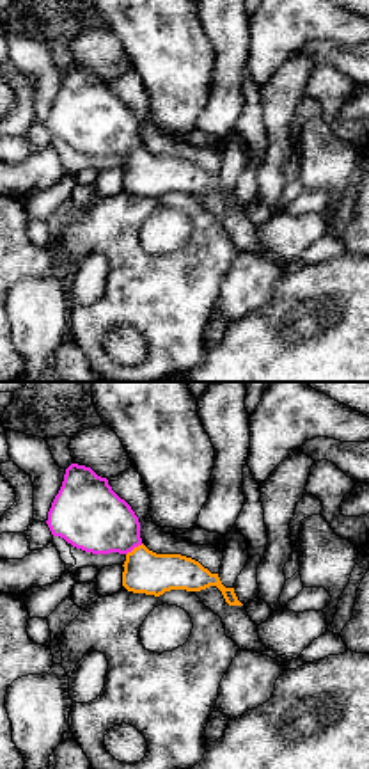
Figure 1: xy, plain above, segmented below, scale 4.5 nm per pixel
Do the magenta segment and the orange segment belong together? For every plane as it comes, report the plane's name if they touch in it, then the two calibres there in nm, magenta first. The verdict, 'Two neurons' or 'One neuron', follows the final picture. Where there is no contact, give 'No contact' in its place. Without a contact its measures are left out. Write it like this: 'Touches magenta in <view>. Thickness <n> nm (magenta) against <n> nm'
Touches magenta in xy. Thickness 320 nm (magenta) against 190 nm

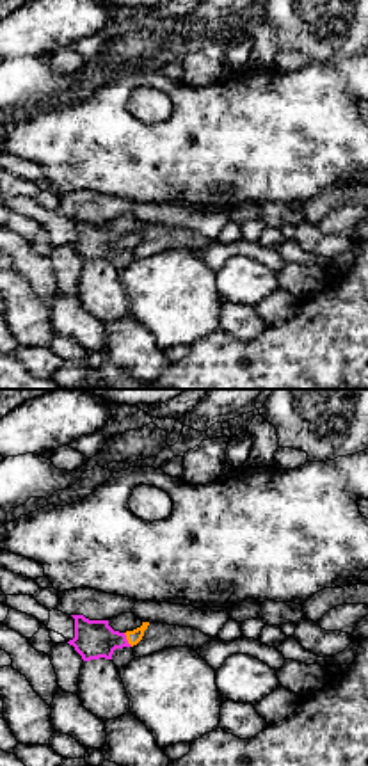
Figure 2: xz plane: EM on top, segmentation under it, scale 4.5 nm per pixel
Touches magenta in xz. Thickness 180 nm (magenta) against 70 nm

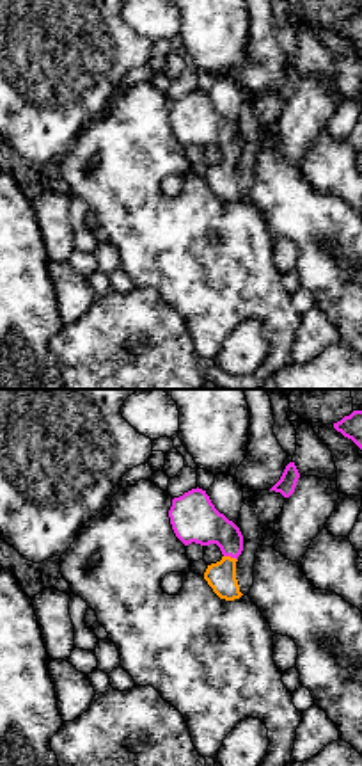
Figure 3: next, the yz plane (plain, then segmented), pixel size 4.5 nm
Touches magenta in yz. Thickness 220 nm (magenta) against 140 nm

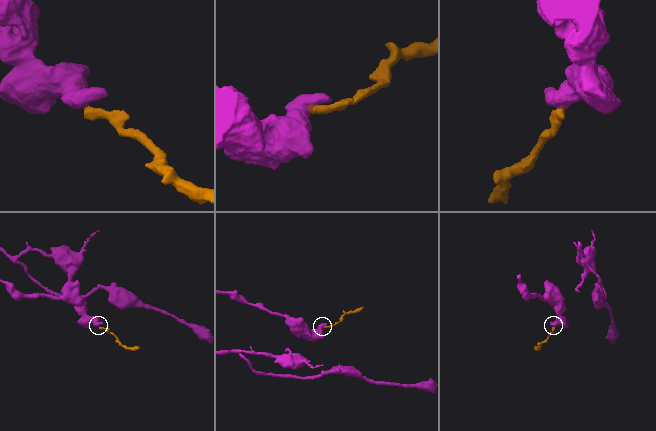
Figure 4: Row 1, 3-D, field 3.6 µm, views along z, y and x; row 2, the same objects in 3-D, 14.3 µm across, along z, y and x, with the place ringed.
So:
One neuron

